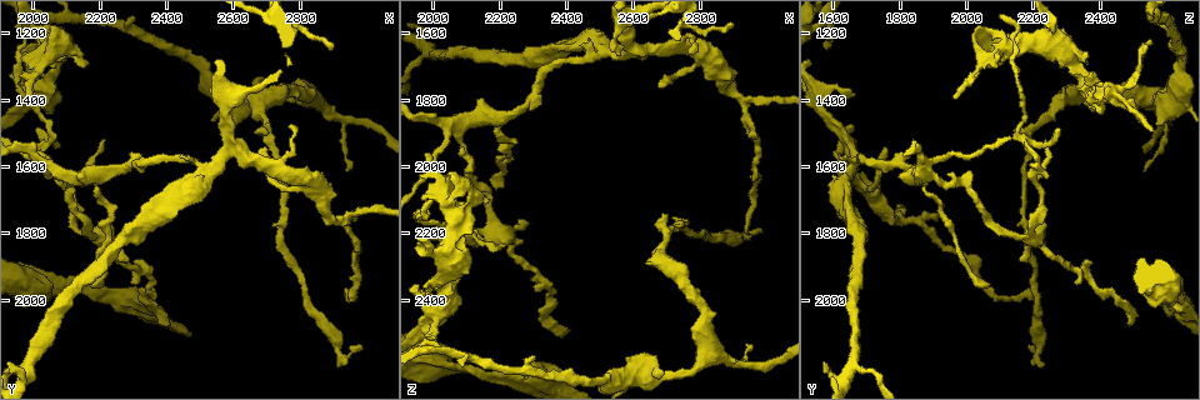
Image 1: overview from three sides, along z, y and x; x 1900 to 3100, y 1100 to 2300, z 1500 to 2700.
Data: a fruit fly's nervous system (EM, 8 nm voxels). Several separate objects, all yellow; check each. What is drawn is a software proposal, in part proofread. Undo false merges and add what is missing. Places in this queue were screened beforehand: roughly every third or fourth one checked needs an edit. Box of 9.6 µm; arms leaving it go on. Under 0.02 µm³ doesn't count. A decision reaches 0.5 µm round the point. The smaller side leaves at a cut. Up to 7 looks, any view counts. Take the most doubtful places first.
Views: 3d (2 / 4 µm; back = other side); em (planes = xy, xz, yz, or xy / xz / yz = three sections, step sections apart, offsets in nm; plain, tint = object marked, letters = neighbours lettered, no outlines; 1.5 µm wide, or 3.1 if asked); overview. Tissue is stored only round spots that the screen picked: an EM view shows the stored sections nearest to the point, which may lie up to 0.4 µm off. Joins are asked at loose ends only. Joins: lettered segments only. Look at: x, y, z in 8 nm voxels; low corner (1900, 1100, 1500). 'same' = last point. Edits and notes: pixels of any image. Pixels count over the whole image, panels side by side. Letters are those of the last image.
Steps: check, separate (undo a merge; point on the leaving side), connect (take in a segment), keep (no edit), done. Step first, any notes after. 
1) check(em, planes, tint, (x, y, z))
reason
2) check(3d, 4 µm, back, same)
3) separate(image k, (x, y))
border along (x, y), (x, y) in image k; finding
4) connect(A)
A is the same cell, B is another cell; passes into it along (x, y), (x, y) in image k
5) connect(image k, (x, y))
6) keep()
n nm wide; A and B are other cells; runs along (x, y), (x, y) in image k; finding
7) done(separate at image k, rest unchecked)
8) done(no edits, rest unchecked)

check(em, planes, letters, (1990, 1390, 1960))
an open end

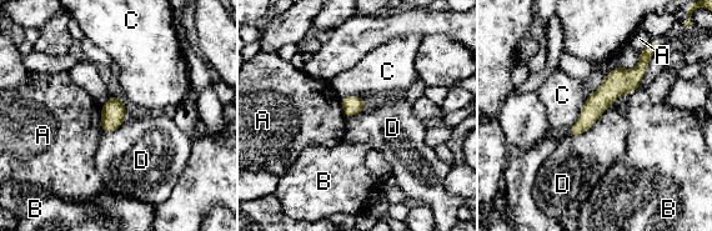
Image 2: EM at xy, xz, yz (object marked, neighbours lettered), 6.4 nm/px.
keep()
D touches over 320 nm; A, B, C and D are other cells; no lettered segment goes on from it

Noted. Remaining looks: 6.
check(3d, 4 µm, (2050, 1960, 2600))
thick turns thin

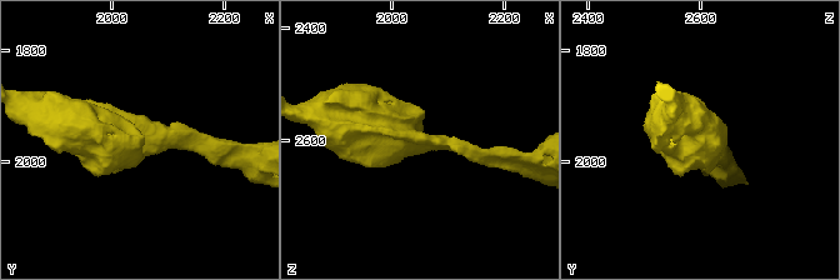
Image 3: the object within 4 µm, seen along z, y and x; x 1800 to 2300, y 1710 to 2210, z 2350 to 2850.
check(em, yz, step 4, letters, (2050, 1955, 2600))
arms of 200, 650 nm; now the EM

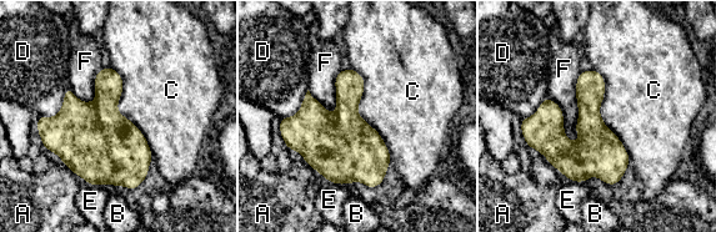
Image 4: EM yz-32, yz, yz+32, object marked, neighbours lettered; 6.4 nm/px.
check(em, planes, letters, same)

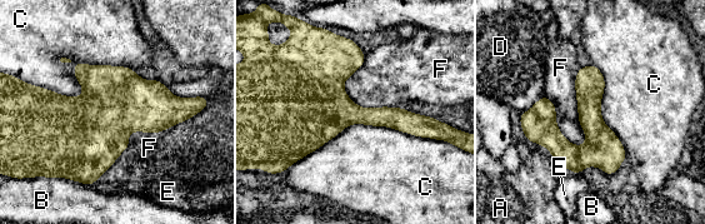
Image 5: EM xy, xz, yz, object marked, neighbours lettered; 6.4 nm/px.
keep()
190 nm wide; A, B, C, D, E and F are other cells; border along (438, 139), (350, 124), (288, 168) in image 5; continuous, no second cell

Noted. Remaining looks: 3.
check(3d, 2 µm, (2900, 1250, 1570))

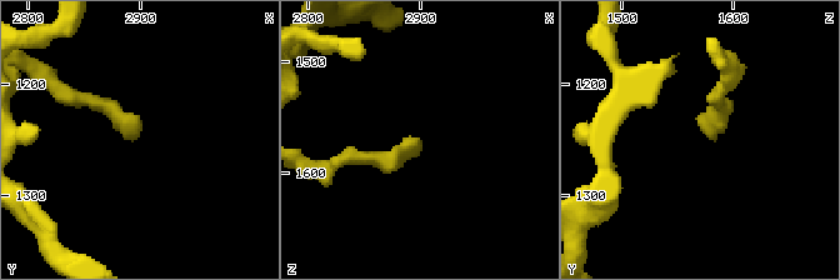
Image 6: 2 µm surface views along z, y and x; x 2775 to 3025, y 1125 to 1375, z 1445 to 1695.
check(em, planes, letters, (2902, 1250, 1576))
shape alone is not enough

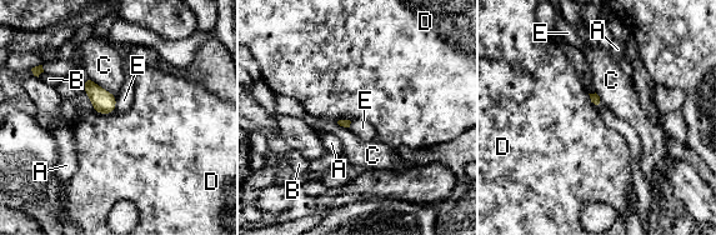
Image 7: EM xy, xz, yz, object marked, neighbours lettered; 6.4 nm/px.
keep()
A, B, C, D and E are other cells; none of them fits

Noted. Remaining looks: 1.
done(no edits, rest unchecked)

